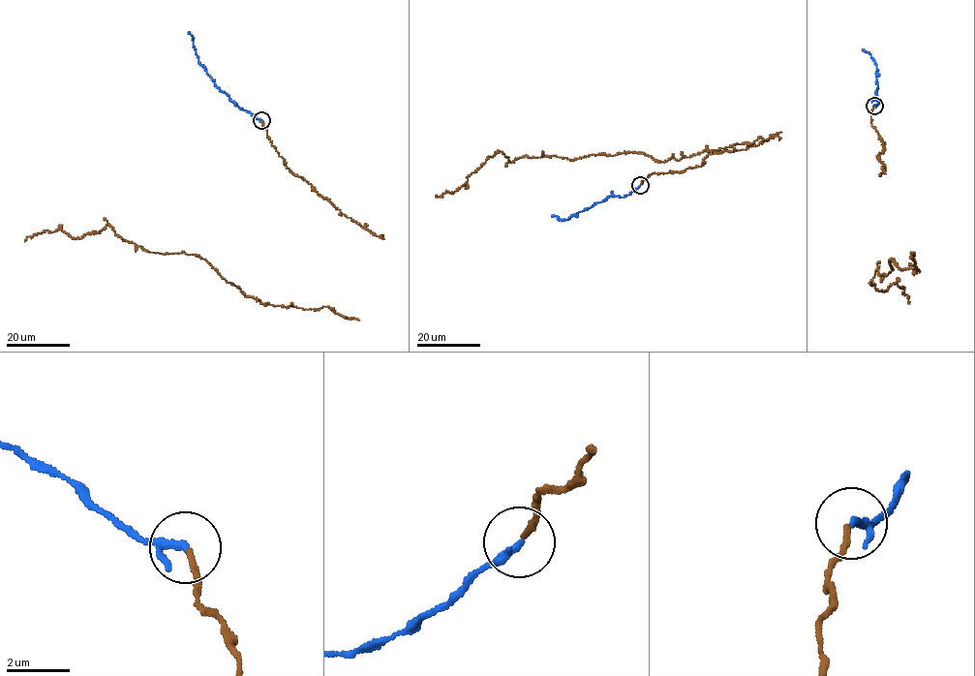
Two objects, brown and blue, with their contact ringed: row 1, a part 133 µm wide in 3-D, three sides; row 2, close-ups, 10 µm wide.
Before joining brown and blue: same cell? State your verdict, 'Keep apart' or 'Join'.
Join

